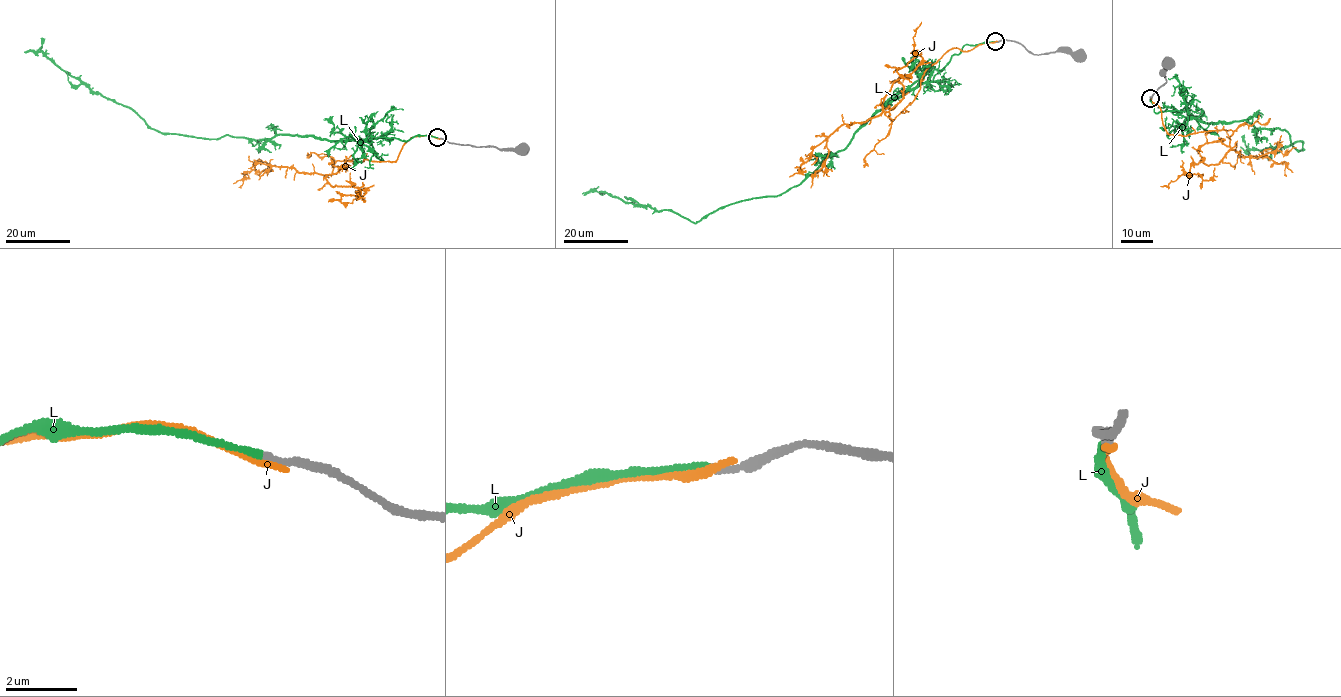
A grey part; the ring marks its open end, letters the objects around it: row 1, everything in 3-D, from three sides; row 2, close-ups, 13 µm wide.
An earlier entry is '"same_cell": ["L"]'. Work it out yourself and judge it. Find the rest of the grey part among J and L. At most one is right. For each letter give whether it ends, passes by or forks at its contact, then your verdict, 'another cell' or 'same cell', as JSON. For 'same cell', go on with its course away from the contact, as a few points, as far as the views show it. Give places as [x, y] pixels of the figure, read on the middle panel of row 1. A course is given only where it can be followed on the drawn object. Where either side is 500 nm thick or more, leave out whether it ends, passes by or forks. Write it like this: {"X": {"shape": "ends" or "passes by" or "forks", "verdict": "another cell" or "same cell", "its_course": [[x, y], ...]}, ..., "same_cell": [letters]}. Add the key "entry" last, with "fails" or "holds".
{"J": {"shape": "ends", "verdict": "another cell"}, "L": {"shape": "ends", "verdict": "same cell", "its_course": [[995, 42], [964, 45], [932, 80], [876, 110], [845, 148], [775, 196], [695, 222], [582, 194]]}, "same_cell": ["L"], "entry": "holds"}

